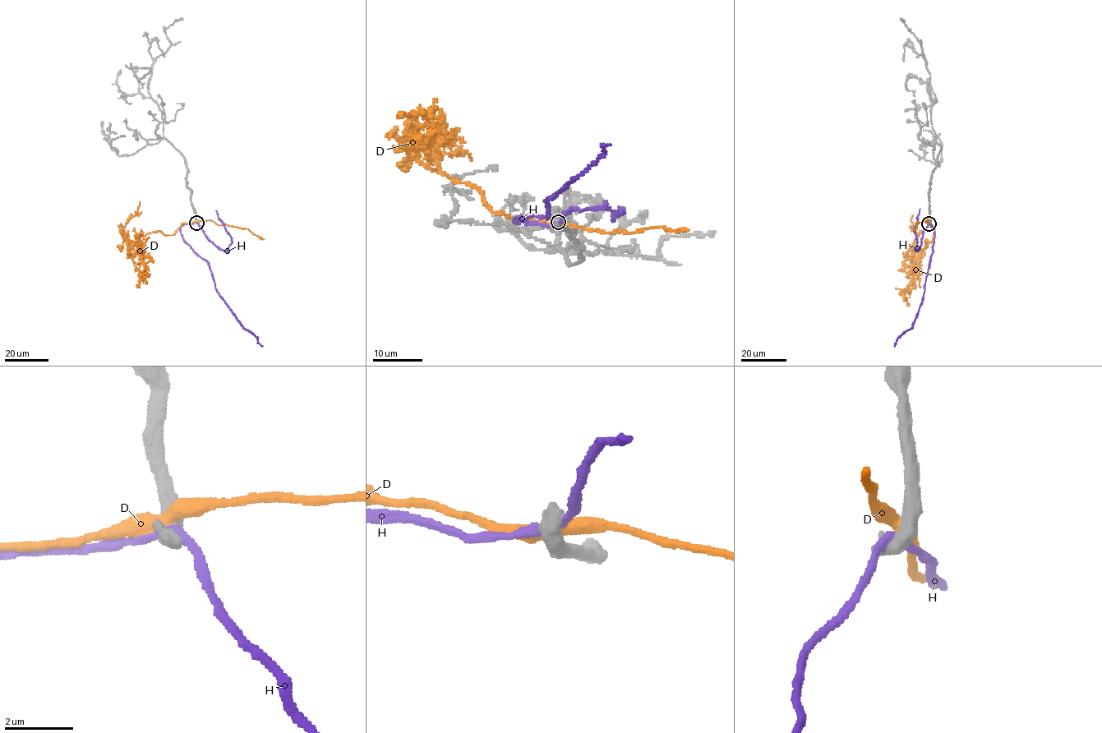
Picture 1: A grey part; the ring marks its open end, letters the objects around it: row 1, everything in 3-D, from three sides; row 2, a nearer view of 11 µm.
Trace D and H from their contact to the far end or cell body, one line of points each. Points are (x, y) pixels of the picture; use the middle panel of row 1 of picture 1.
D: (558, 226), (494, 212), (479, 190), (432, 169), (425, 145), (430, 142), (421, 140), (412, 112), (399, 112)
H: (558, 224), (514, 221), (521, 216), (548, 216), (544, 200), (595, 163), (604, 151), (603, 145), (609, 145)

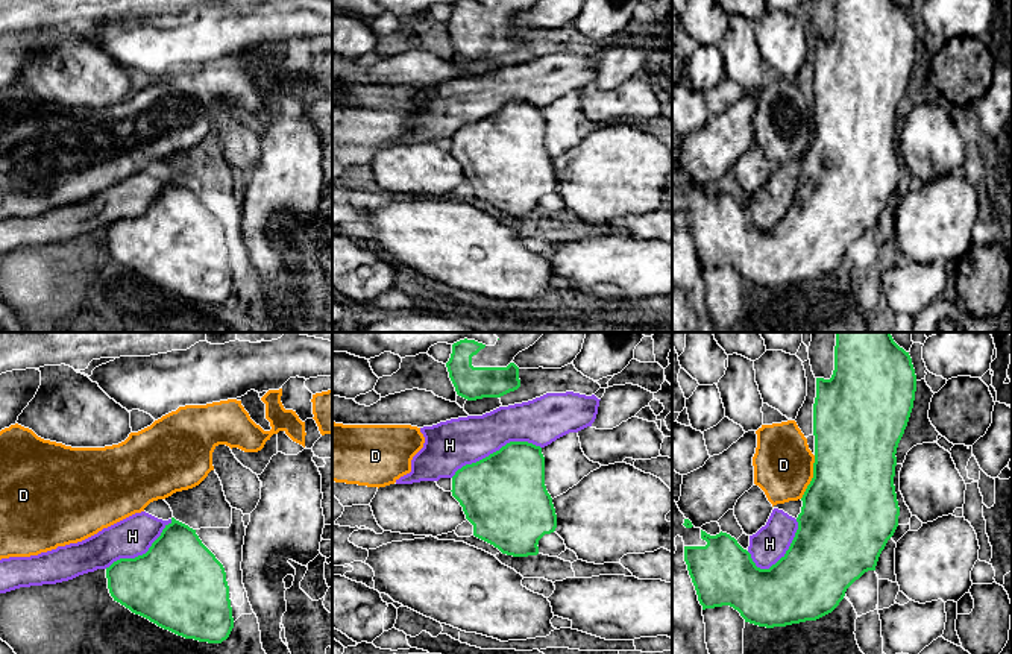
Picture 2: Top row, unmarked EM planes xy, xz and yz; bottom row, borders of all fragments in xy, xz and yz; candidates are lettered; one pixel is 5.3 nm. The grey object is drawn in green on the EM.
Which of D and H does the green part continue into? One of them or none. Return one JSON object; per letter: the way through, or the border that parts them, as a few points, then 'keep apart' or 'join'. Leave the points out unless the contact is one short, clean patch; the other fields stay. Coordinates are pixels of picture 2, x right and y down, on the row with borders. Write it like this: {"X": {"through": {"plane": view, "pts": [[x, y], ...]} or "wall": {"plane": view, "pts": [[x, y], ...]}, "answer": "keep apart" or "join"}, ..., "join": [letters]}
{"D": {"wall": {"plane": "yz", "pts": [[815, 455], [810, 483], [800, 498]]}, "answer": "keep apart"}, "H": {"answer": "keep apart"}, "join": []}

